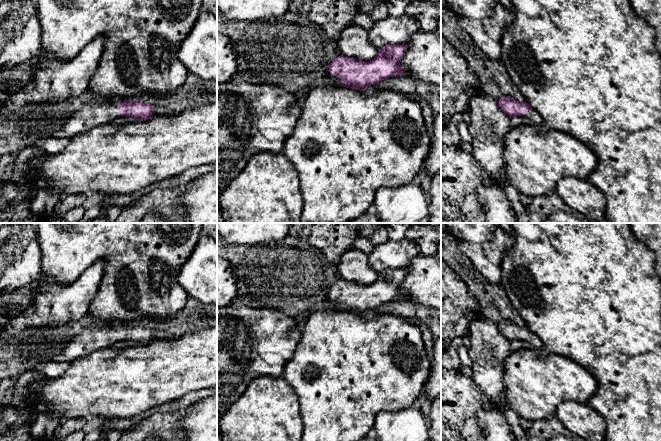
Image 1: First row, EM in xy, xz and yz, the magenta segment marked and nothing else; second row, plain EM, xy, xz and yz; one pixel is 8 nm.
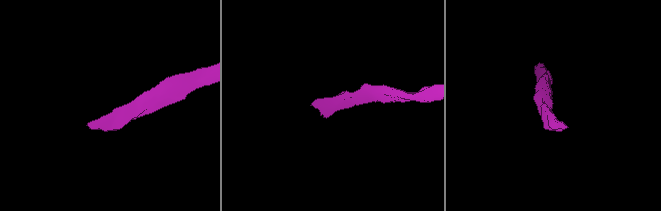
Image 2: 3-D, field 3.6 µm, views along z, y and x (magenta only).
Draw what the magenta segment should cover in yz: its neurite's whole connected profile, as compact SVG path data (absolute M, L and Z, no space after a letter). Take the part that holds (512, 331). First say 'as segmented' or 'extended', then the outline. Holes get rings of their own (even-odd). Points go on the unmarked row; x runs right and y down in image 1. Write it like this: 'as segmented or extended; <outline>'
extended; M503 320L497 324L499 331L509 340L523 340L531 344L533 348L544 349L542 340L526 325L519 326L514 321Z

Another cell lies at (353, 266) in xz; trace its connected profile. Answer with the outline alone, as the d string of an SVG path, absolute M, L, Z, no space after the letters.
M353 248L342 255L337 267L343 280L360 285L370 285L378 276L369 264L369 254Z

